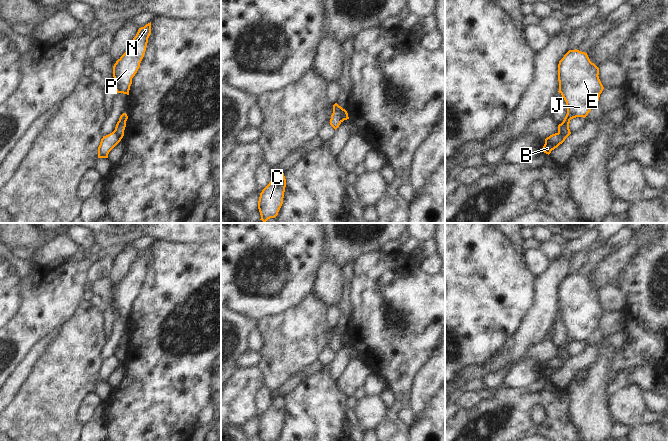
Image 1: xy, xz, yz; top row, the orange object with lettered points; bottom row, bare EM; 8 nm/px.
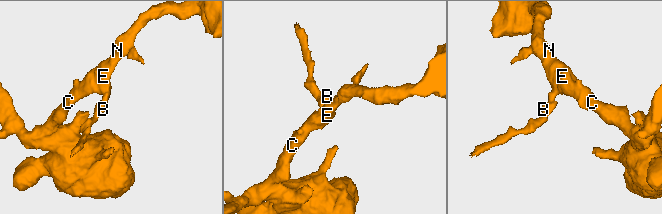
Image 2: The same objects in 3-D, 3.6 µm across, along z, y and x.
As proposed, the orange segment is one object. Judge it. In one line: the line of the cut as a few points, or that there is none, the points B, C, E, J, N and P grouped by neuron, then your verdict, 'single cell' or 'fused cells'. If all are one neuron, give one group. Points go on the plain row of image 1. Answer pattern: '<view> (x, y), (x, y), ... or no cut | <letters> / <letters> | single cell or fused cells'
xz (343, 333), (340, 345) | B / C E J N P | fused cells

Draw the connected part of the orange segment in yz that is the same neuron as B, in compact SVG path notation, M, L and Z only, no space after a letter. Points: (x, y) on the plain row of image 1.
M571 356L565 359L561 359L559 357L550 359L549 361L545 363L545 368L542 372L542 376L549 379L551 375L557 372L560 368L562 368L570 358Z

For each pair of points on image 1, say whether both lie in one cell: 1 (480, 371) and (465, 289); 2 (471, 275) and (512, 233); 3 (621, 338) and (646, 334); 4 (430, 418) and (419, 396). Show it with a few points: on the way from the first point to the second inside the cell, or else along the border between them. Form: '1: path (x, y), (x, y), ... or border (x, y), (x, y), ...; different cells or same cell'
1: border (481, 364), (470, 366), (458, 375); different cells
2: border (503, 233), (522, 255); different cells
3: border (622, 329), (625, 333), (626, 341), (617, 348); different cells
4: border (434, 395), (422, 416), (411, 426); different cells

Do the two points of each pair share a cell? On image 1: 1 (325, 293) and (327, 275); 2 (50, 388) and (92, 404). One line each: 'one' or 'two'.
1: one
2: two

